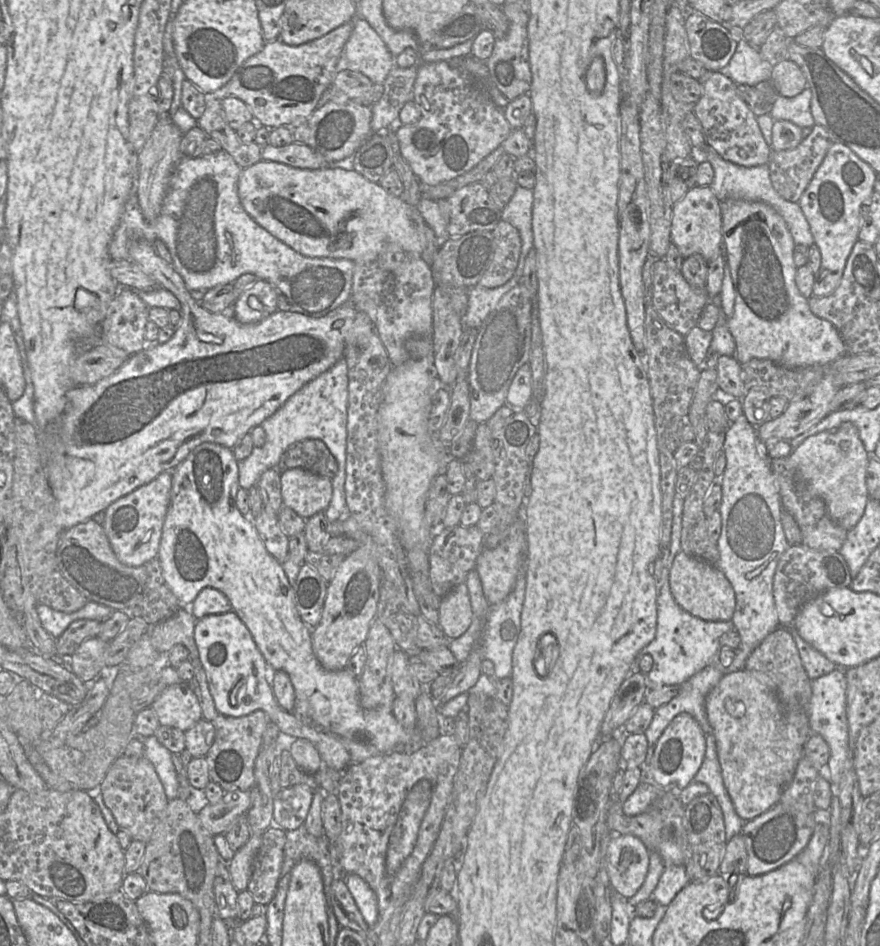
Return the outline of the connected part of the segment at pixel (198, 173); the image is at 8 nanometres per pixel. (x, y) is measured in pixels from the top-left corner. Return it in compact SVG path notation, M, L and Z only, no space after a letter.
M220 150L217 153L199 156L197 158L182 157L177 163L172 177L170 179L169 188L163 200L162 209L160 215L153 221L147 221L141 211L138 203L137 189L138 179L134 179L129 197L124 205L123 213L120 222L115 229L113 238L109 244L108 252L112 260L128 260L129 258L129 246L134 240L146 240L153 243L156 240L162 241L172 256L172 265L176 272L178 272L183 278L187 289L191 292L194 290L207 291L217 285L234 283L241 275L251 273L257 277L258 280L265 280L275 286L279 293L284 294L291 305L293 306L293 312L298 312L310 317L321 317L329 313L330 311L338 308L344 303L350 301L352 284L353 284L353 272L355 268L355 262L350 259L334 259L326 257L308 257L301 255L284 242L274 237L270 232L260 226L243 208L239 195L238 195L238 180L241 174L242 168L235 162L233 157L224 150Z

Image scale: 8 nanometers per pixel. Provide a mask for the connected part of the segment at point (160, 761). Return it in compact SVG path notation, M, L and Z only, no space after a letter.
M155 735L139 736L144 745L144 756L153 764L169 800L179 797L179 782L172 760L172 753L163 746Z

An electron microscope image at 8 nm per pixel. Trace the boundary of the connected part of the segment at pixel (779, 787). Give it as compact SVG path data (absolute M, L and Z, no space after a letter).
M742 669L725 674L707 695L705 706L712 734L716 739L724 785L738 816L744 821L751 820L779 802L782 793L793 780L808 738L801 736L797 727L787 722L775 683L762 672Z

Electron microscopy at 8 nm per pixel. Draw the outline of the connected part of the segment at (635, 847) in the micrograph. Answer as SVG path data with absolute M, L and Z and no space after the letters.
M633 835L611 838L606 852L606 867L612 889L629 899L642 886L650 863L650 852Z

